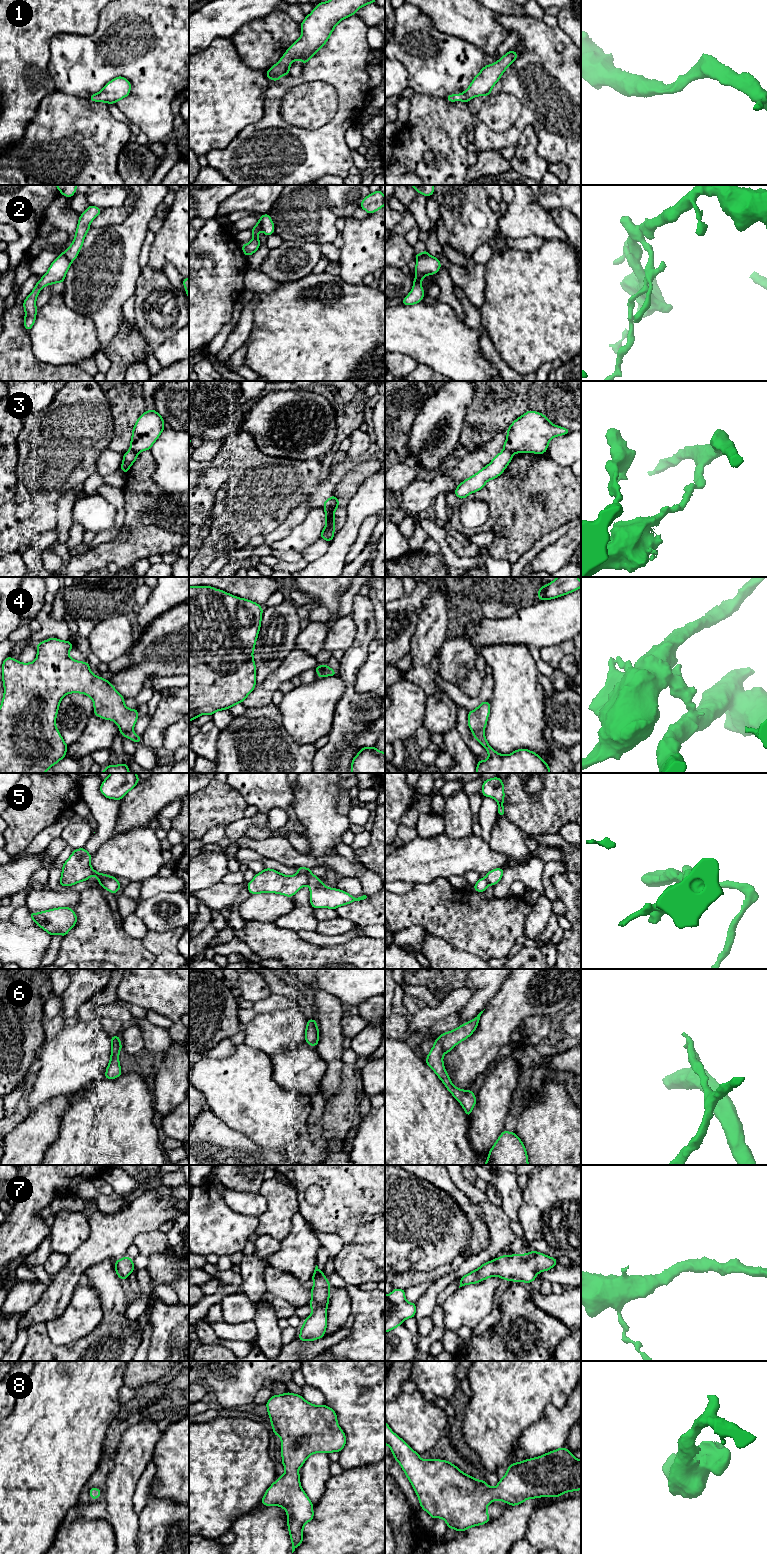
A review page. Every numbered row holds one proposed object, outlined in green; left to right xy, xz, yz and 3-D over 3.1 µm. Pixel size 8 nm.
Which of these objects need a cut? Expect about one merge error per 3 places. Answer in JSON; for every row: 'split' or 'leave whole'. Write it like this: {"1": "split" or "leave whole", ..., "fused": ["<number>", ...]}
{"1": "leave whole", "2": "split", "3": "split", "4": "split", "5": "split", "6": "split", "7": "leave whole", "8": "leave whole", "fused": ["2", "3", "4", "5", "6"]}

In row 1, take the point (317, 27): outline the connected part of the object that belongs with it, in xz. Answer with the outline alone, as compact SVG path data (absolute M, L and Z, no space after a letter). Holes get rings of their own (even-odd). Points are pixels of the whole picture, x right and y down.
M329 0L320 2L300 24L301 37L266 72L267 78L278 81L282 75L290 75L291 60L302 60L303 65L305 65L326 44L339 22L355 15L359 8L375 2L376 0Z

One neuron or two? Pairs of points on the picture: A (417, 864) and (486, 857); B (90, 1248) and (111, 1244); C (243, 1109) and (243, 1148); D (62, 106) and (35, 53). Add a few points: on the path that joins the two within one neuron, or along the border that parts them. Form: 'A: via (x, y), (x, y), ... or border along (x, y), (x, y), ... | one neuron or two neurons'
A: via (434, 857), (469, 857) | one neuron
B: via (95, 1248), (106, 1244) | one neuron
C: border along (223, 1121), (232, 1129), (243, 1133), (262, 1147) | two neurons
D: border along (55, 89), (47, 94), (38, 106) | two neurons

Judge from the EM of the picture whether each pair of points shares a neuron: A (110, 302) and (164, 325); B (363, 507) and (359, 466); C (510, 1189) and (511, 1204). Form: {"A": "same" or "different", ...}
{"A": "different", "B": "different", "C": "same"}

